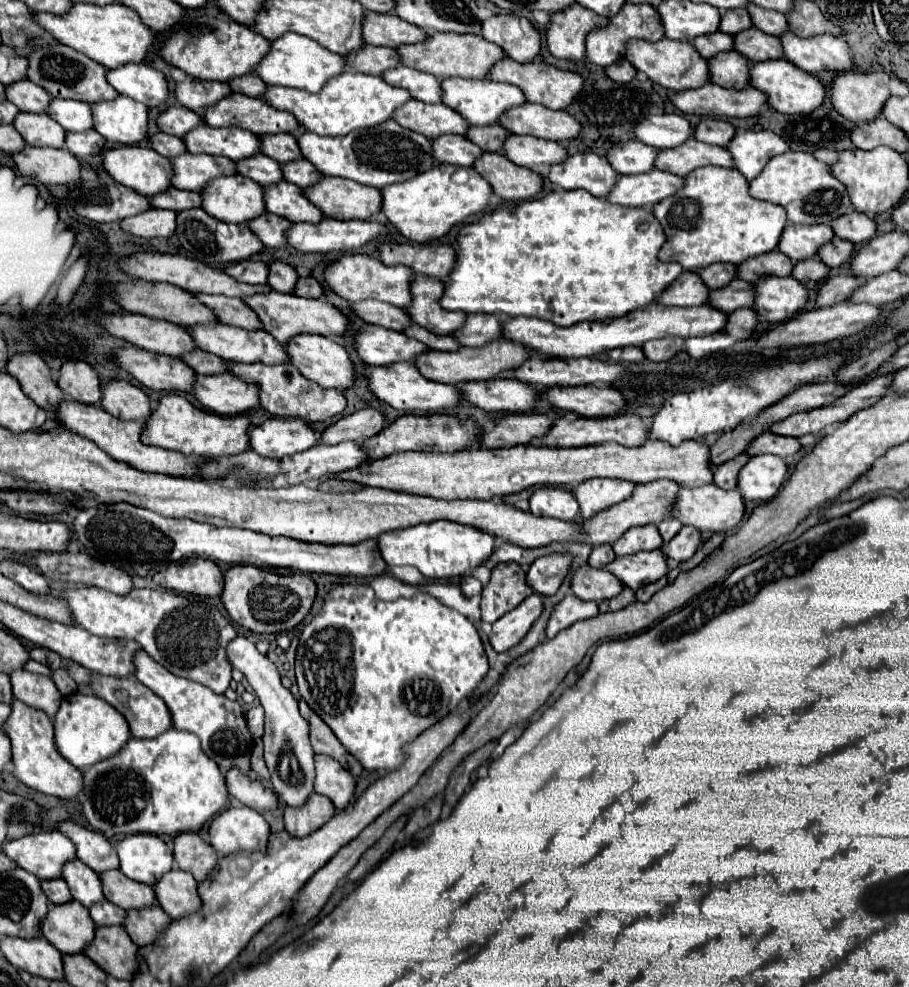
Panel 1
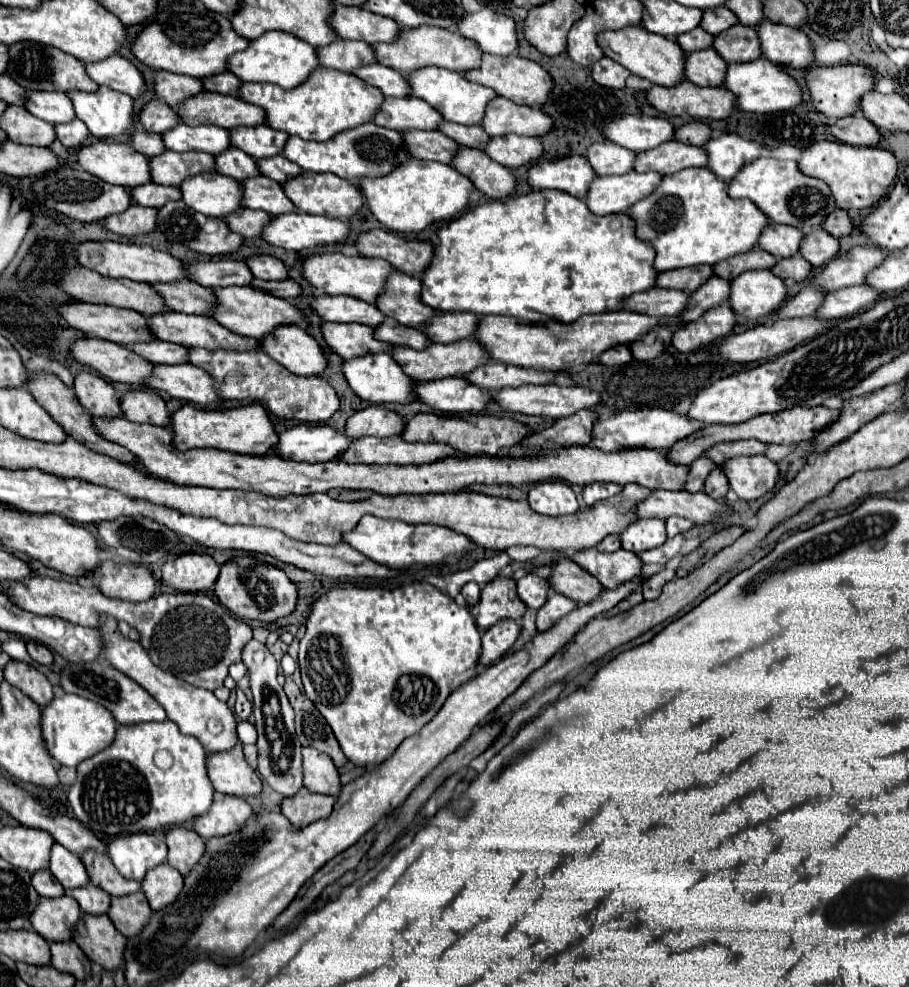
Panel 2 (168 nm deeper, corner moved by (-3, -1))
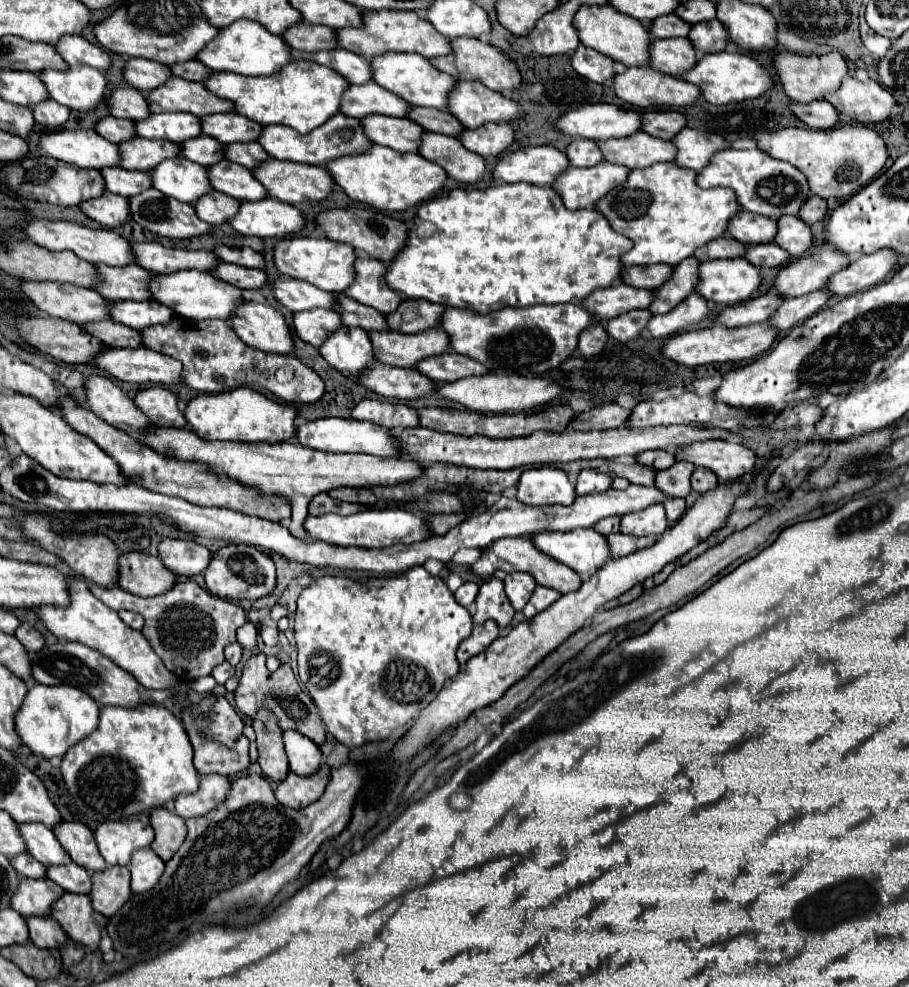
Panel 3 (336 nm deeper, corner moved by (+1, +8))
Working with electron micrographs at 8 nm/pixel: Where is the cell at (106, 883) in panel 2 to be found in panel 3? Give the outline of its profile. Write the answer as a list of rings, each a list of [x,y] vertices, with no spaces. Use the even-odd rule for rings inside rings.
[[[60,822],[54,828],[62,848],[72,856],[72,860],[86,868],[88,872],[104,870],[108,866],[104,858],[100,858],[100,852],[96,850],[96,838],[92,838],[92,830],[86,828],[80,822]]]

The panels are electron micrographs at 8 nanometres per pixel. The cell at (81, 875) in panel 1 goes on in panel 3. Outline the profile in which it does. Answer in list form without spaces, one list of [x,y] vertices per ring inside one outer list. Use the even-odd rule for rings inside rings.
[[[20,824],[20,832],[28,844],[28,852],[44,866],[64,866],[72,860],[68,852],[64,854],[52,828],[44,824]]]

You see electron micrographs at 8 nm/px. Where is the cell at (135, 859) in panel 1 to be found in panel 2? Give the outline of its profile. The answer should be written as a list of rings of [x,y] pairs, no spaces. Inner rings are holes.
[[[154,833],[124,835],[108,843],[108,857],[114,867],[134,881],[142,881],[148,867],[156,867],[166,861],[166,843]]]

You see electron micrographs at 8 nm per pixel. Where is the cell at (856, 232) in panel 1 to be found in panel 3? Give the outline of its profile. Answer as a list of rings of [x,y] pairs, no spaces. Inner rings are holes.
[[[812,196],[812,198],[808,198],[808,202],[802,206],[800,218],[802,218],[804,222],[808,222],[808,224],[814,224],[814,222],[824,220],[826,212],[828,212],[826,200],[820,198],[820,196]]]

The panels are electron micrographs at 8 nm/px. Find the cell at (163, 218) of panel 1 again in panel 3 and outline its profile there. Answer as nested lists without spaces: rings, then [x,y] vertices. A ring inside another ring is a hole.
[[[106,192],[100,198],[82,202],[80,210],[106,228],[116,228],[128,222],[128,198]]]

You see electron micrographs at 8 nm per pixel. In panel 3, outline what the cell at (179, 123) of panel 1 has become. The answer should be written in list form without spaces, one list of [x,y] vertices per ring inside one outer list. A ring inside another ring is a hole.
[[[120,86],[110,96],[110,114],[116,118],[130,118],[130,120],[144,120],[150,116],[148,112],[148,100],[146,96],[132,88],[132,86]]]

